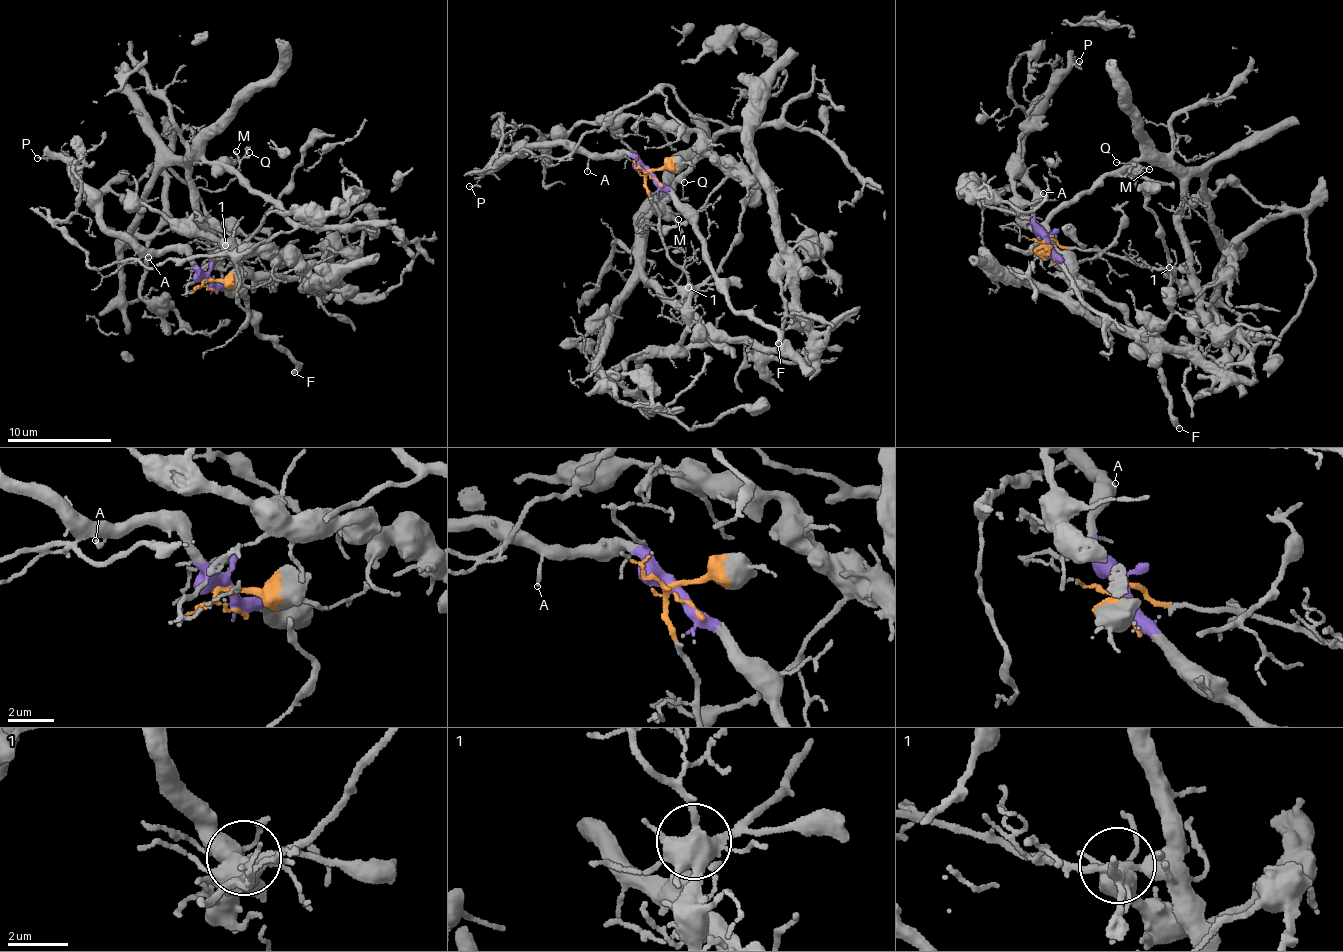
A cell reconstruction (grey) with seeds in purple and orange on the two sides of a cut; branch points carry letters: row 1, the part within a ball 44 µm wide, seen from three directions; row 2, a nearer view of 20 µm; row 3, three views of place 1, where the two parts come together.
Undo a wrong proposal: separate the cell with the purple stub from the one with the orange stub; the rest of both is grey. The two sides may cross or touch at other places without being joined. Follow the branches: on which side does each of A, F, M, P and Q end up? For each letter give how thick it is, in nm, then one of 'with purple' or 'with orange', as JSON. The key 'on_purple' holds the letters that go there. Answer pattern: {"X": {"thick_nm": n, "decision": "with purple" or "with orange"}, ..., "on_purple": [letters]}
{"A": {"thick_nm": 120, "decision": "with purple"}, "F": {"thick_nm": 360, "decision": "with purple"}, "M": {"thick_nm": 100, "decision": "with orange"}, "P": {"thick_nm": 110, "decision": "with purple"}, "Q": {"thick_nm": 90, "decision": "with orange"}, "on_purple": ["A", "F", "P"]}

